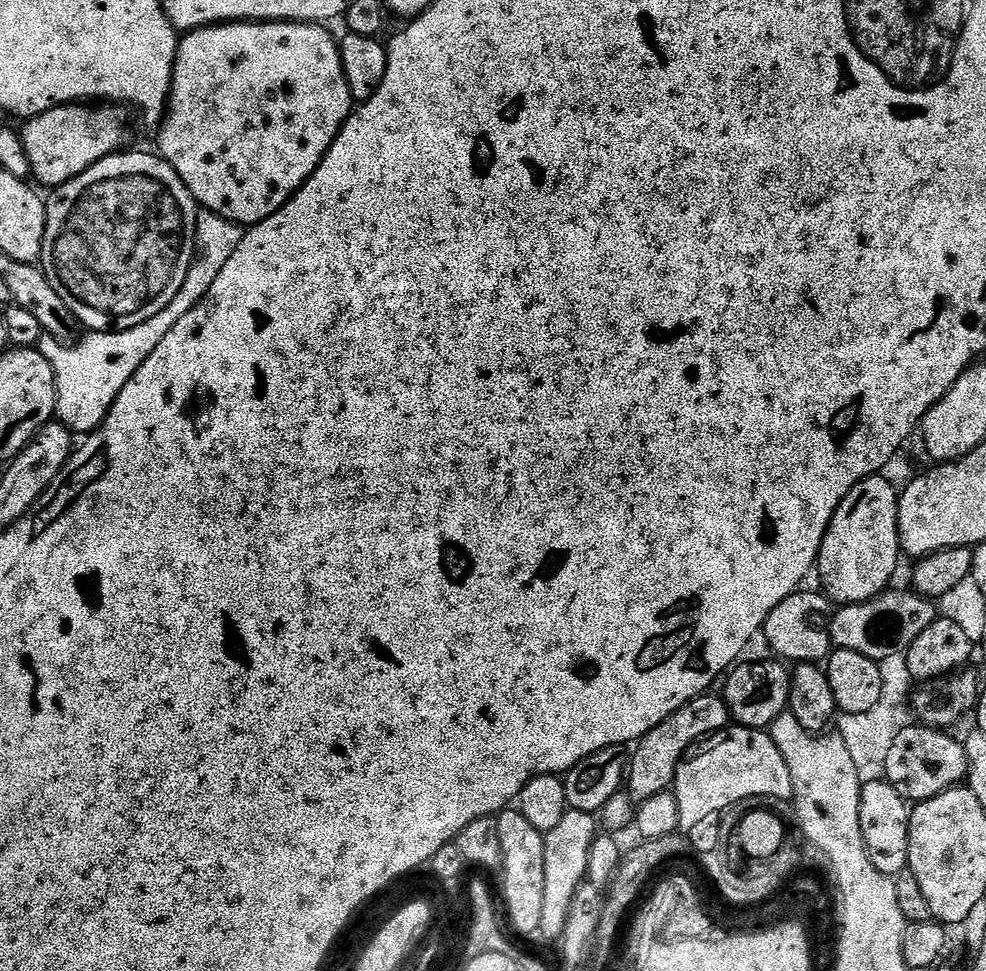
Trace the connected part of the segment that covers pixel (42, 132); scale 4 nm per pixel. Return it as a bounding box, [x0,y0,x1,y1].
[22,102,124,189]

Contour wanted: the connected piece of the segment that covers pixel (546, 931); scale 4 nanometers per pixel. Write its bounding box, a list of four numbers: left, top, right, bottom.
[540,808,598,941]

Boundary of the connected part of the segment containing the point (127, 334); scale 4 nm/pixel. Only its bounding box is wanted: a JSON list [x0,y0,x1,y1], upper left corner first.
[38,210,245,434]

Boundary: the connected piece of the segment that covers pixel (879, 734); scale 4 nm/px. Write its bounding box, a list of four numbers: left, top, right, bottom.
[837,654,914,785]

